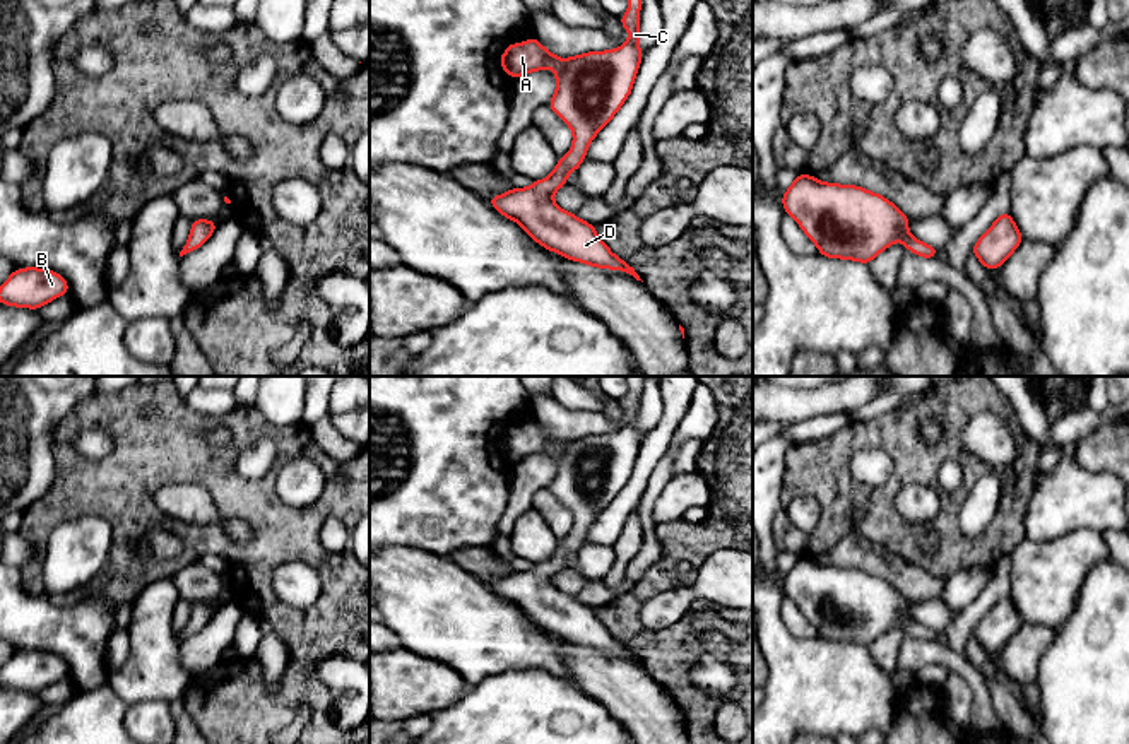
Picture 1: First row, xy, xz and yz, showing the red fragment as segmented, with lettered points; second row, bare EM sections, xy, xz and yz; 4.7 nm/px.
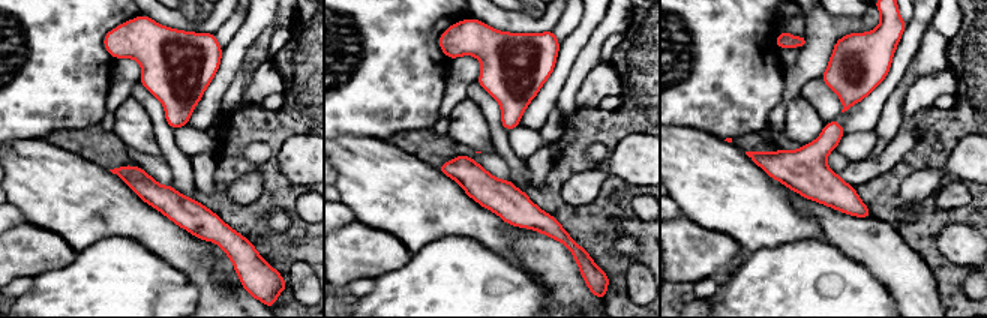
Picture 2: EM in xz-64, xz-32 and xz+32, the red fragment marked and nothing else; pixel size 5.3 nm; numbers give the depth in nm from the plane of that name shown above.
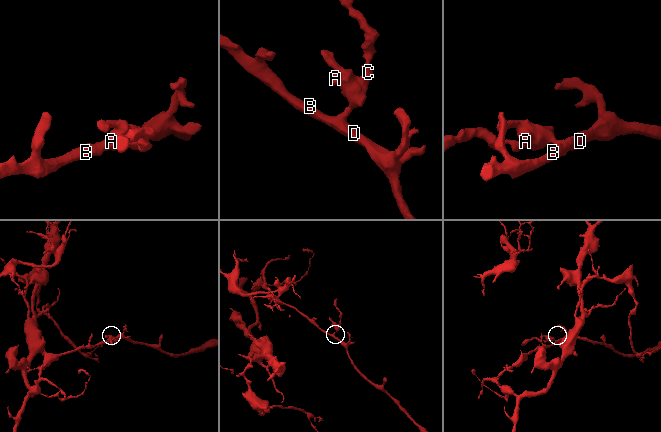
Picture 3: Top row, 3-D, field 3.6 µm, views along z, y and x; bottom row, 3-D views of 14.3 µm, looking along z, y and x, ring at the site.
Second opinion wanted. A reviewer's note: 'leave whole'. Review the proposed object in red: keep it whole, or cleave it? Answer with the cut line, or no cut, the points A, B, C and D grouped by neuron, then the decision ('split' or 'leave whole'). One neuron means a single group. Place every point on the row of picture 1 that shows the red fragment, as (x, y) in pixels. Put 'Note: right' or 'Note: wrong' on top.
Note: right
cut none; groups A B C D; leave whole

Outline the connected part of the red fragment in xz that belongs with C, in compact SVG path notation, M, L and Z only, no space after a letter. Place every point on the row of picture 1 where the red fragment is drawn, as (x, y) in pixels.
M630 0L628 12L619 17L623 29L630 31L628 41L607 51L587 51L583 55L558 58L547 51L537 38L525 43L511 43L501 55L499 63L508 77L523 77L530 72L553 68L556 74L556 92L547 106L571 128L573 145L564 157L558 157L554 171L544 178L532 181L529 188L511 188L498 197L486 198L503 217L511 219L541 246L551 250L568 260L582 262L590 267L623 270L641 280L635 269L616 257L607 245L597 236L595 226L582 221L554 204L553 193L566 185L568 174L576 171L585 161L587 149L600 128L624 104L633 91L633 82L640 68L643 51L640 50L640 5L641 0Z

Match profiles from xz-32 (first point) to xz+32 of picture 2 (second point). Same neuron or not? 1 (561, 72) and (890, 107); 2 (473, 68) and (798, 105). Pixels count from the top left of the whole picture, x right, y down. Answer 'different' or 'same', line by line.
1: different
2: different

